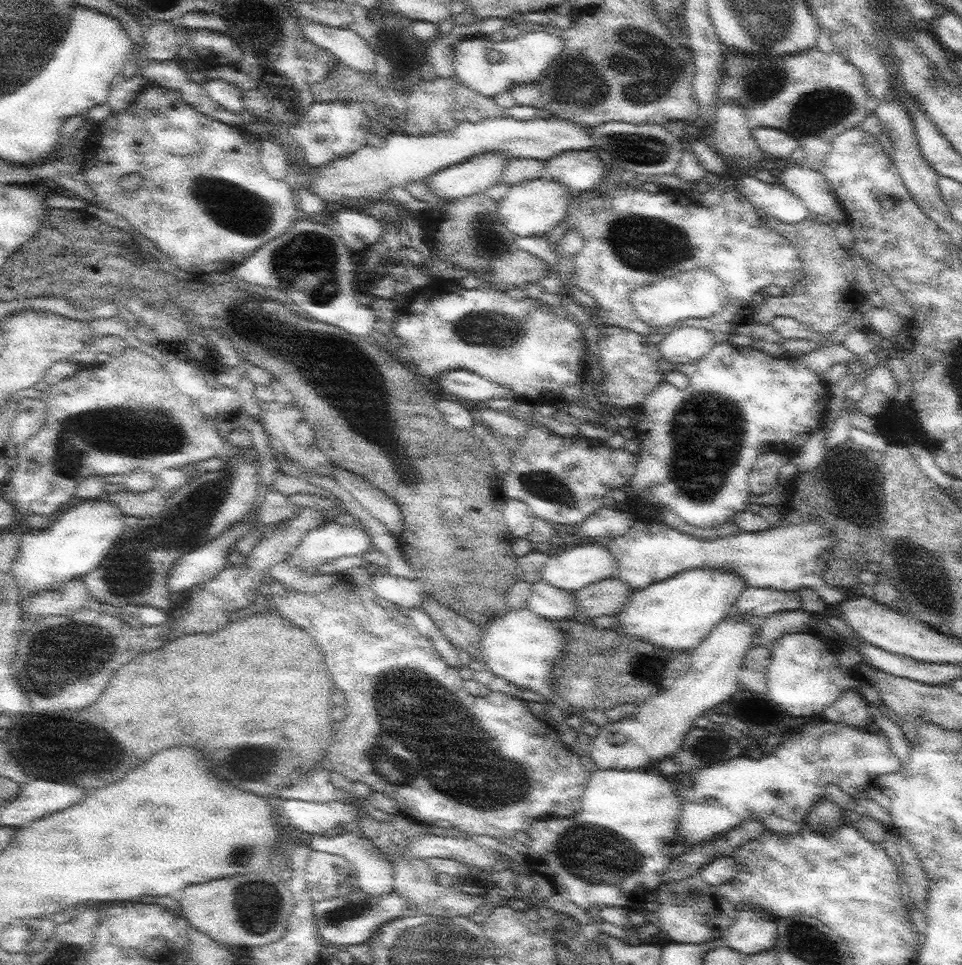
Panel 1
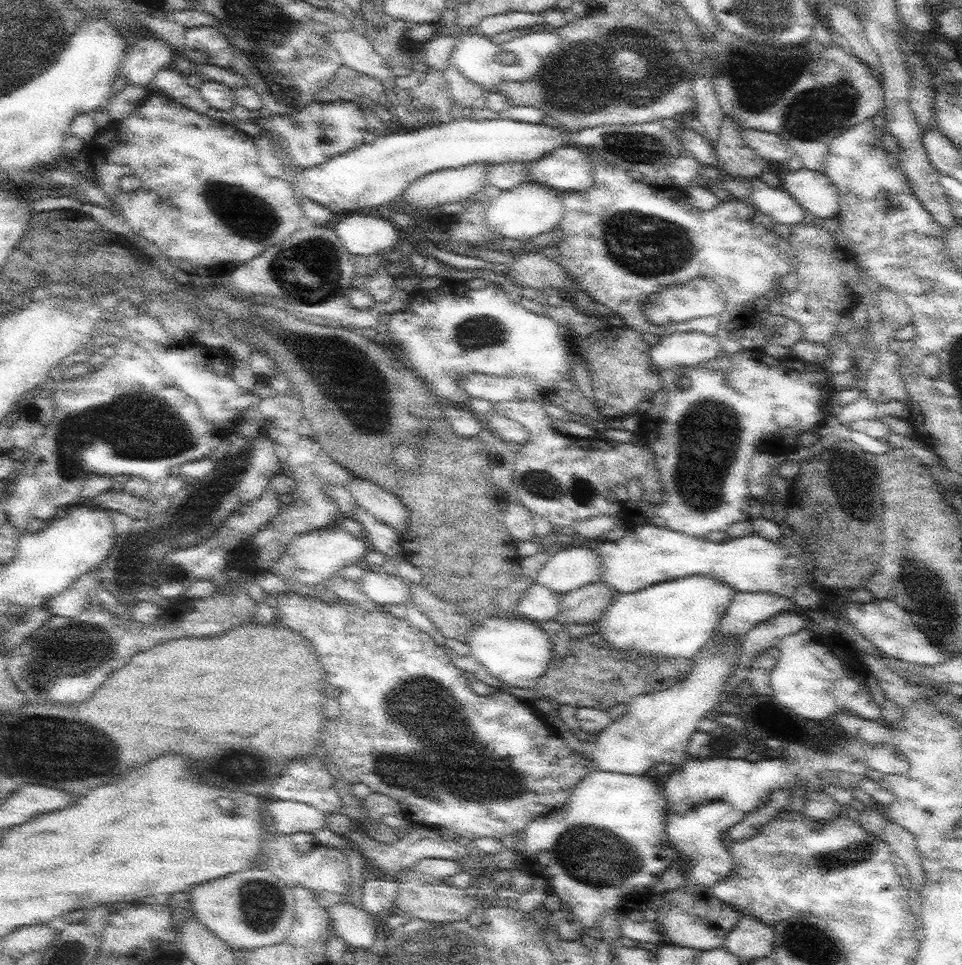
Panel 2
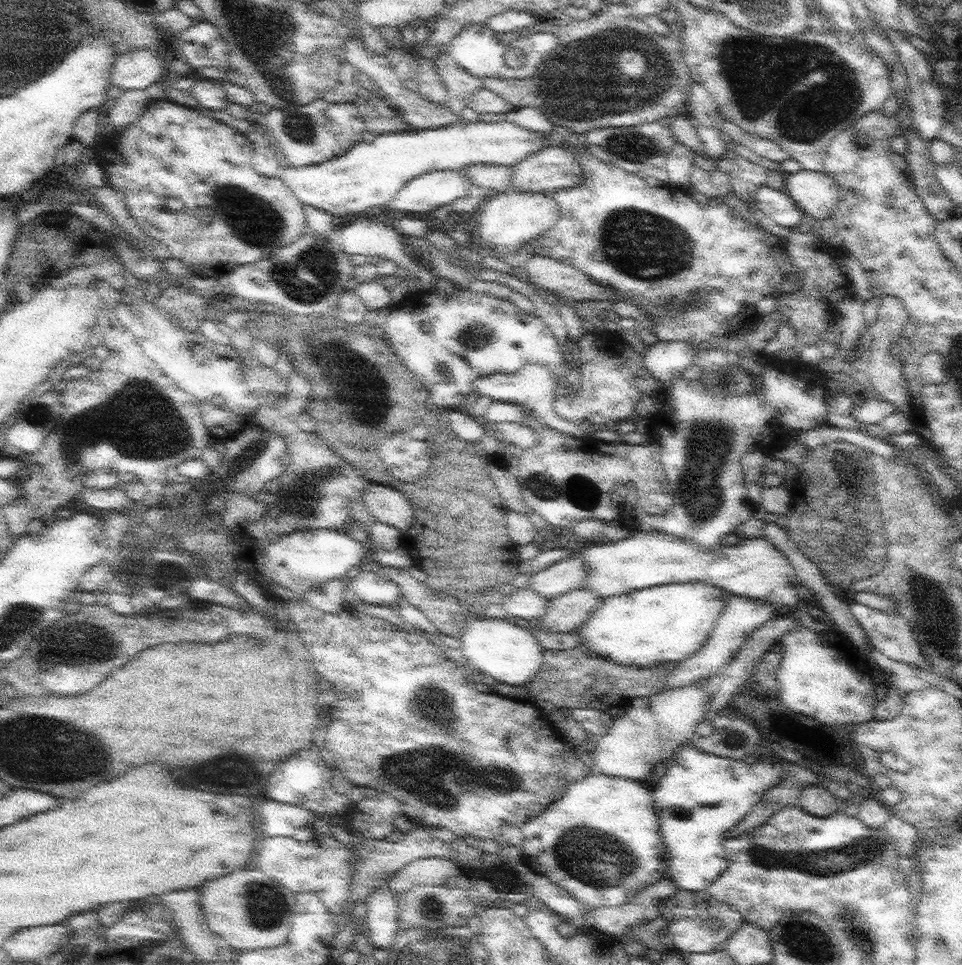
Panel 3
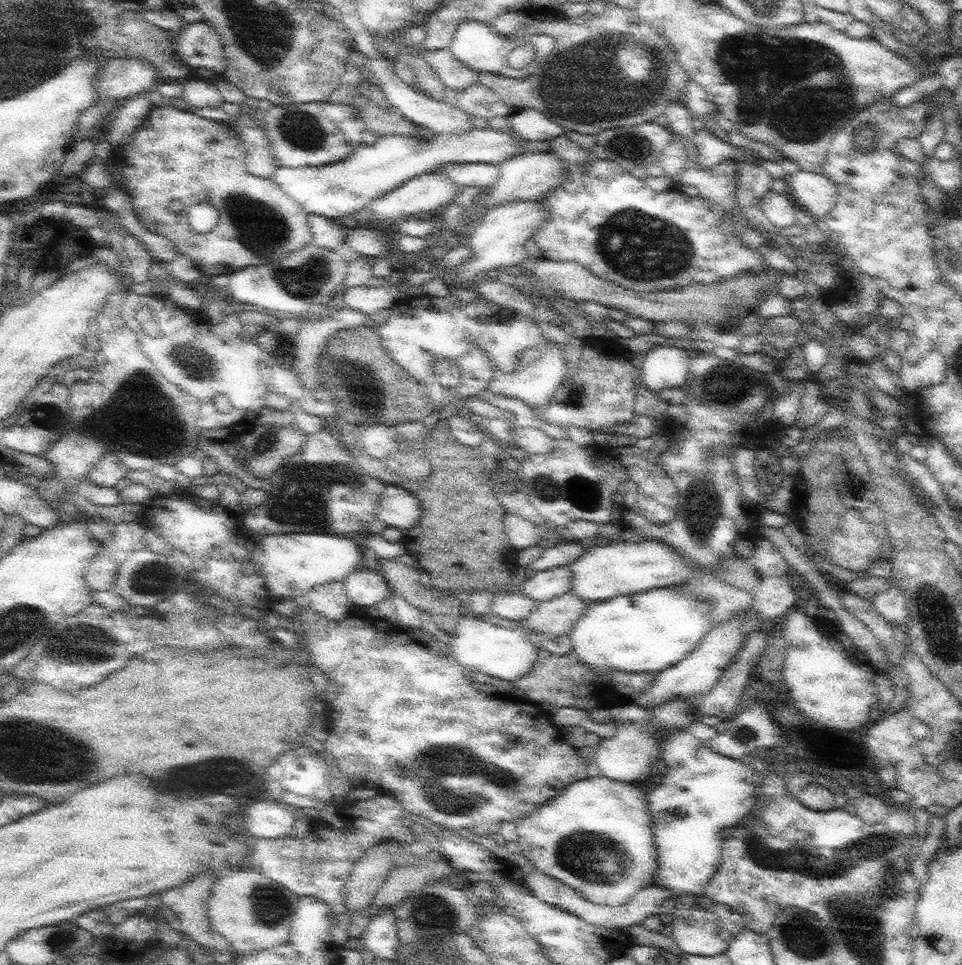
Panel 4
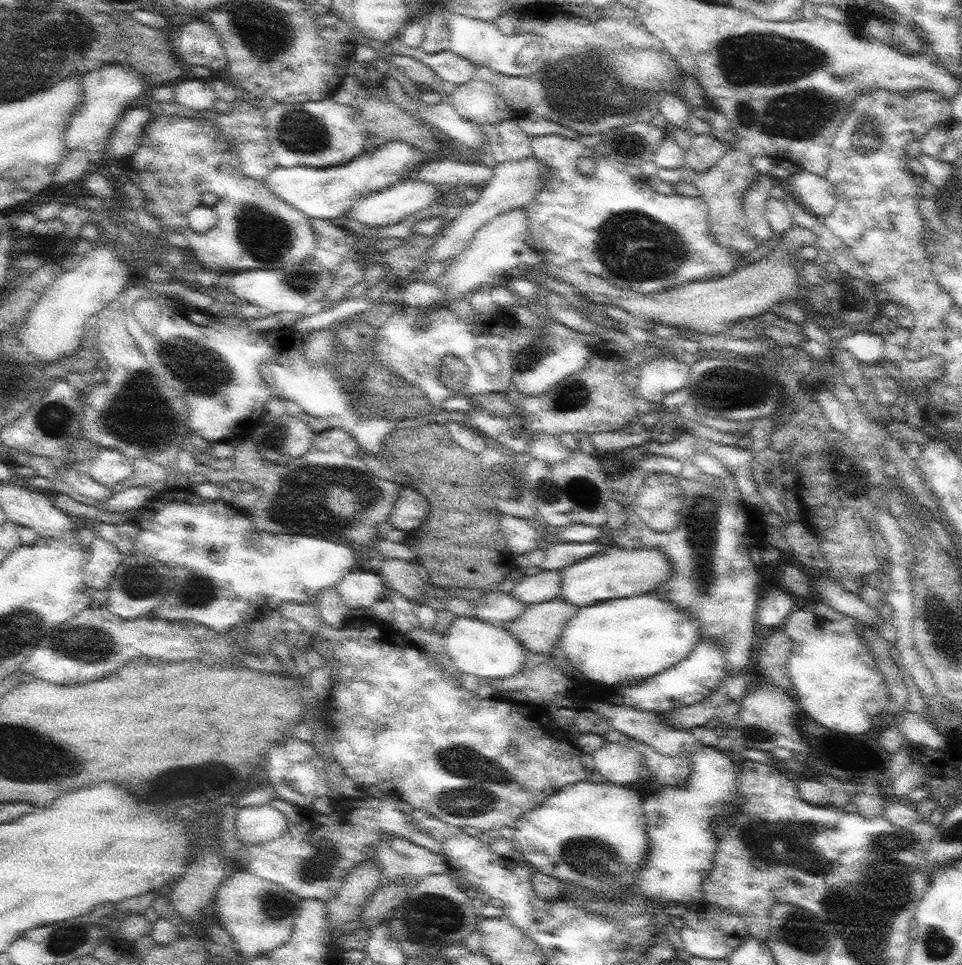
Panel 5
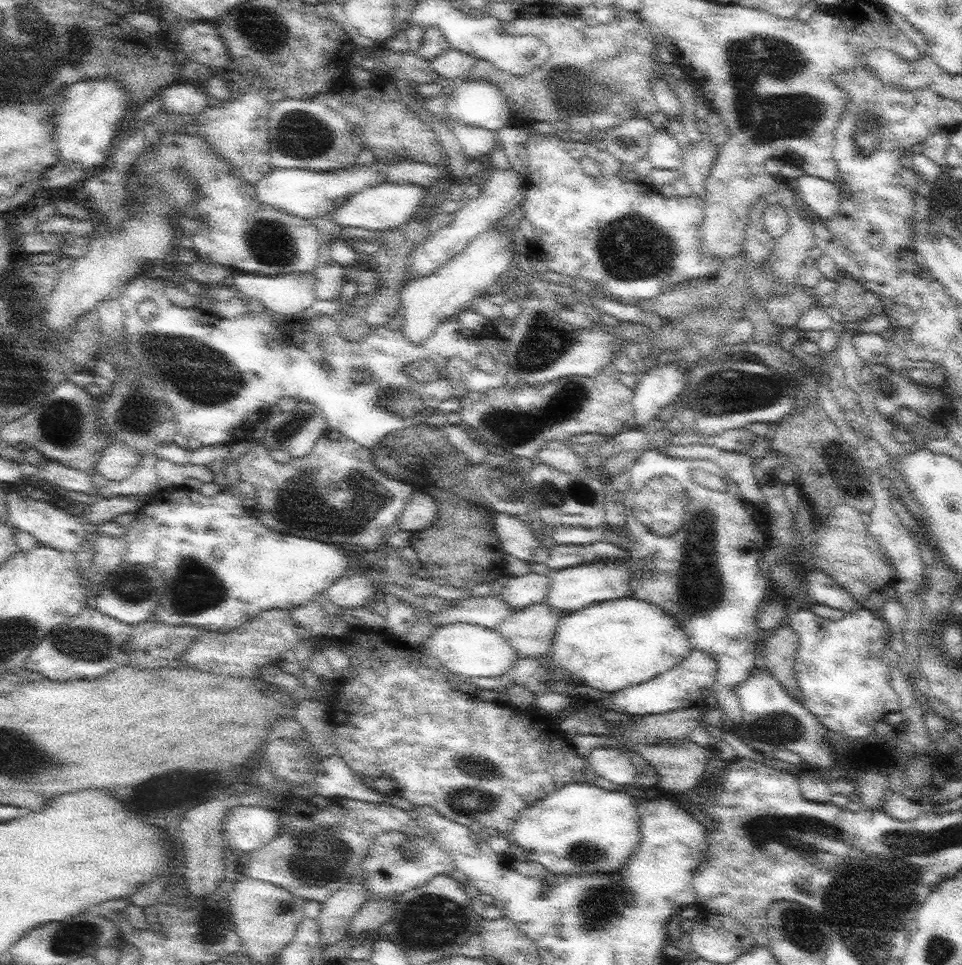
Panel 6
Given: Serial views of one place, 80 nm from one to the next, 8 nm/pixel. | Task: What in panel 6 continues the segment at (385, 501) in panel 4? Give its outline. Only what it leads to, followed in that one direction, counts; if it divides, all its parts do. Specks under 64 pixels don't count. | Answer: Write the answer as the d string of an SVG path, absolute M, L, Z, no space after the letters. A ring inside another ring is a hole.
M416 491L408 499L397 522L402 530L412 533L428 528L437 517L439 506L435 498L424 491Z

